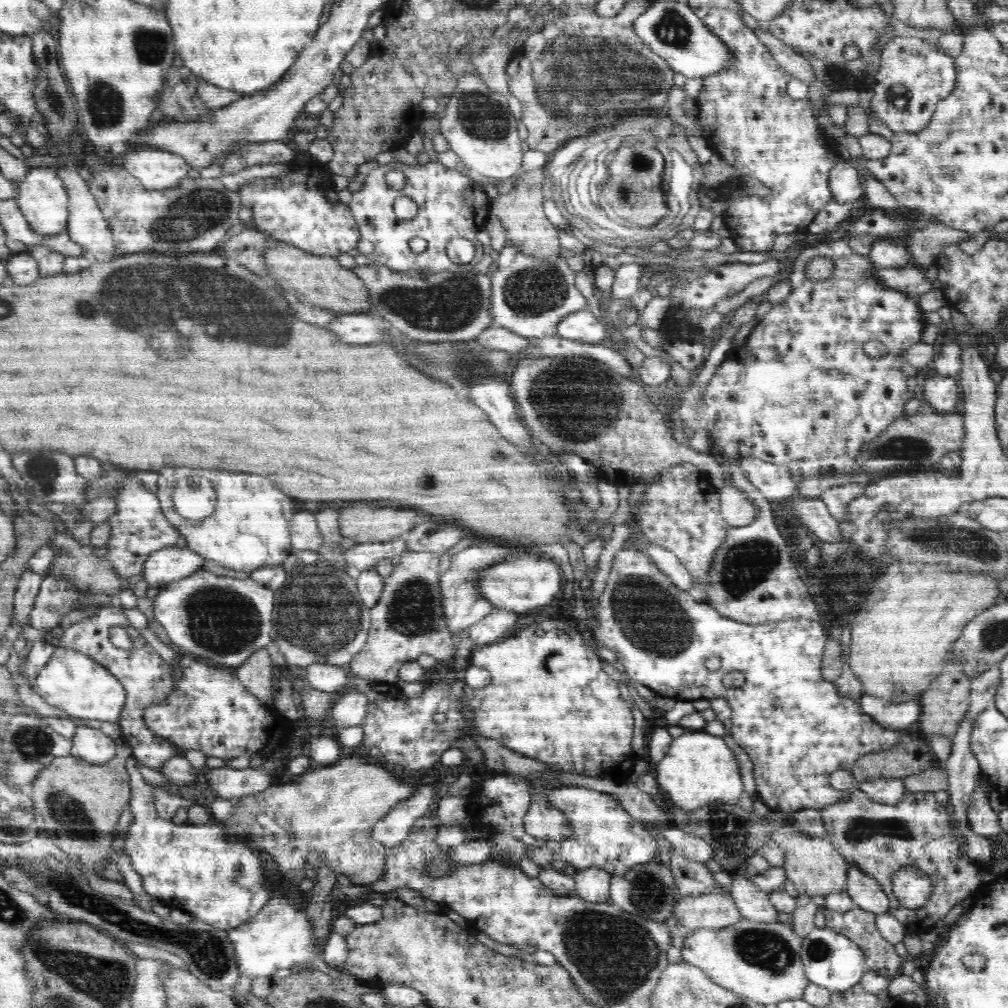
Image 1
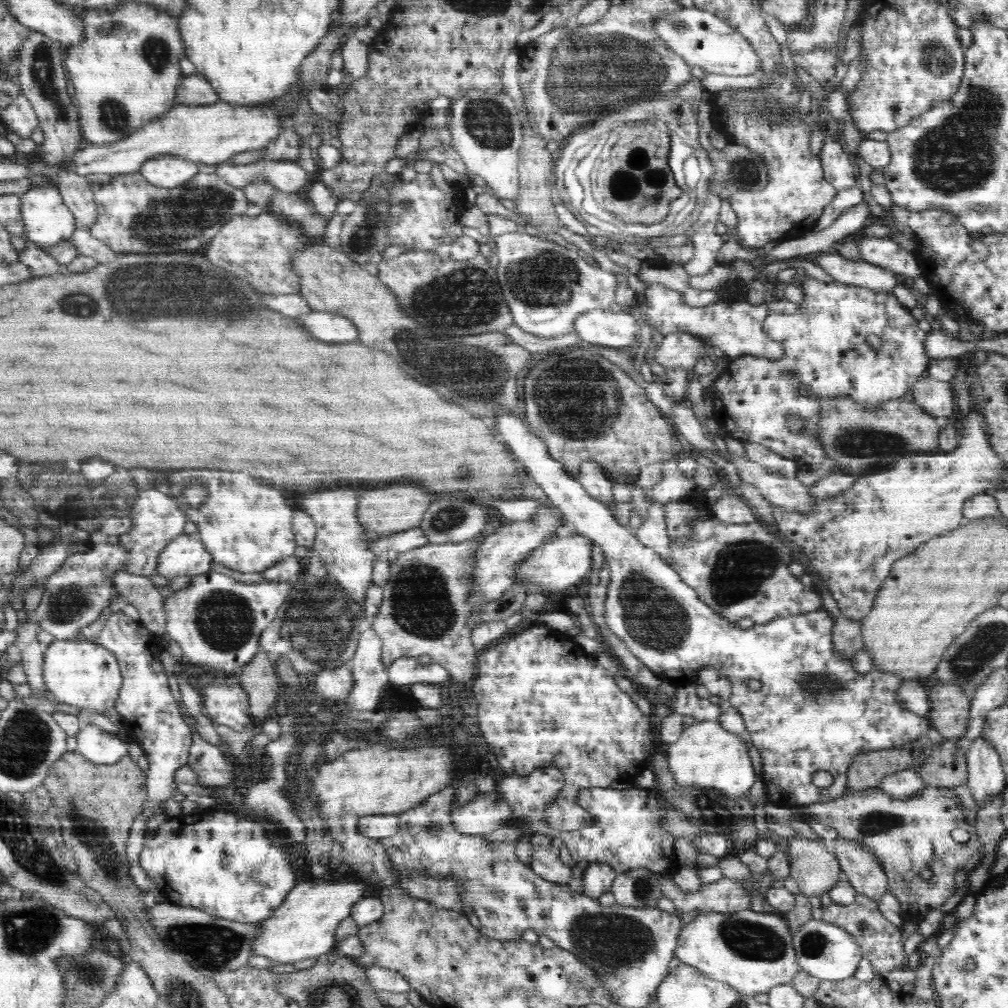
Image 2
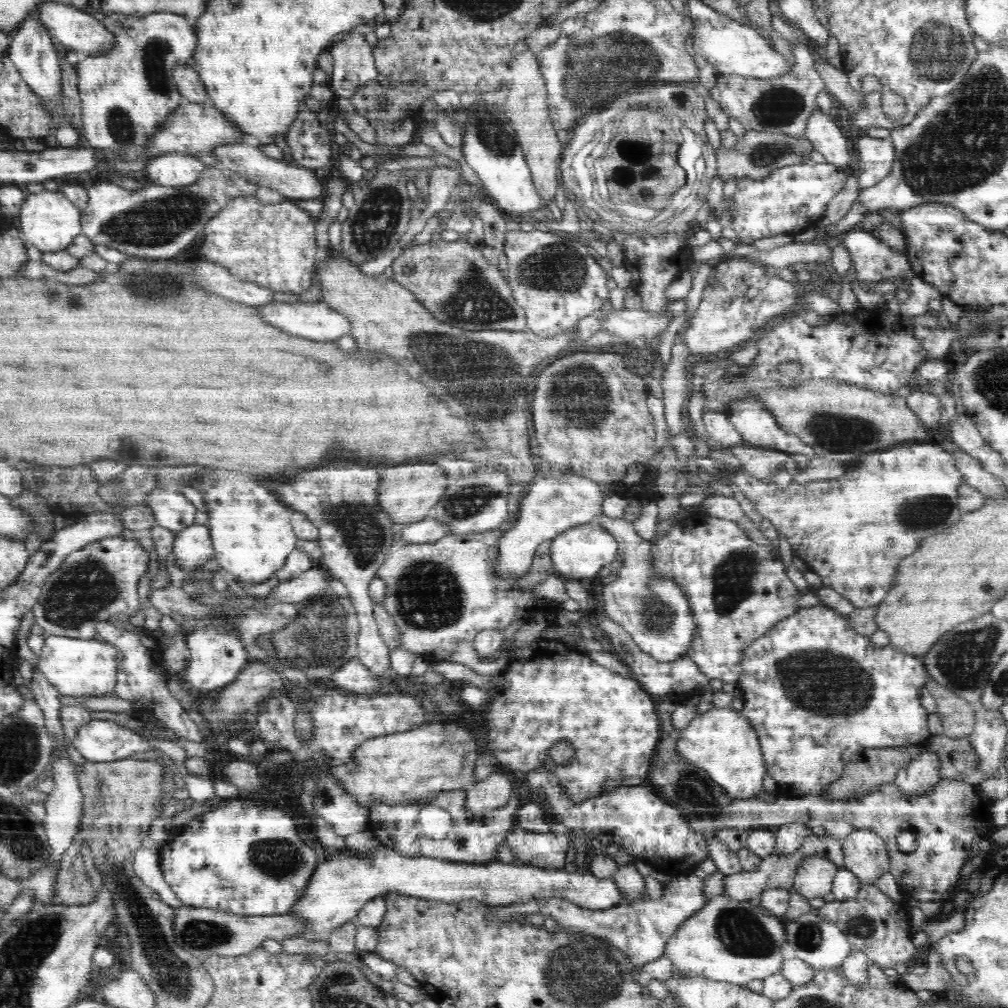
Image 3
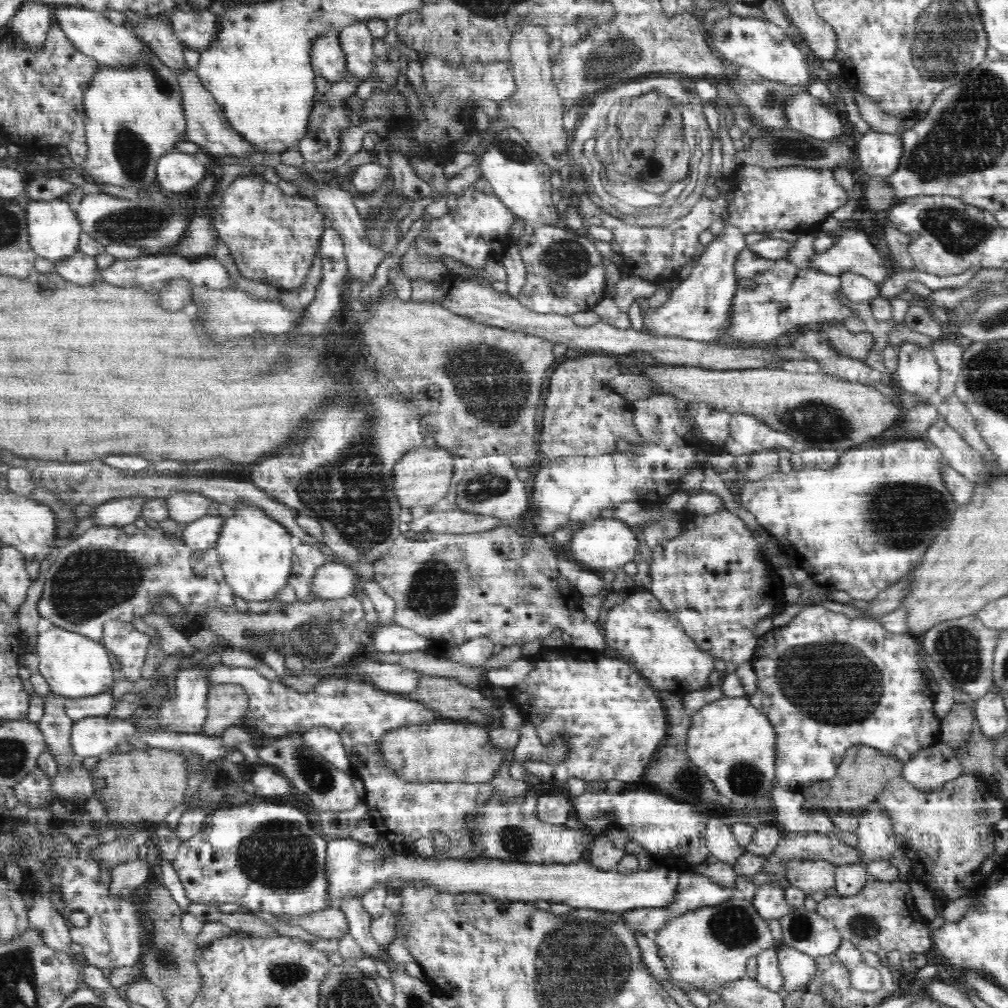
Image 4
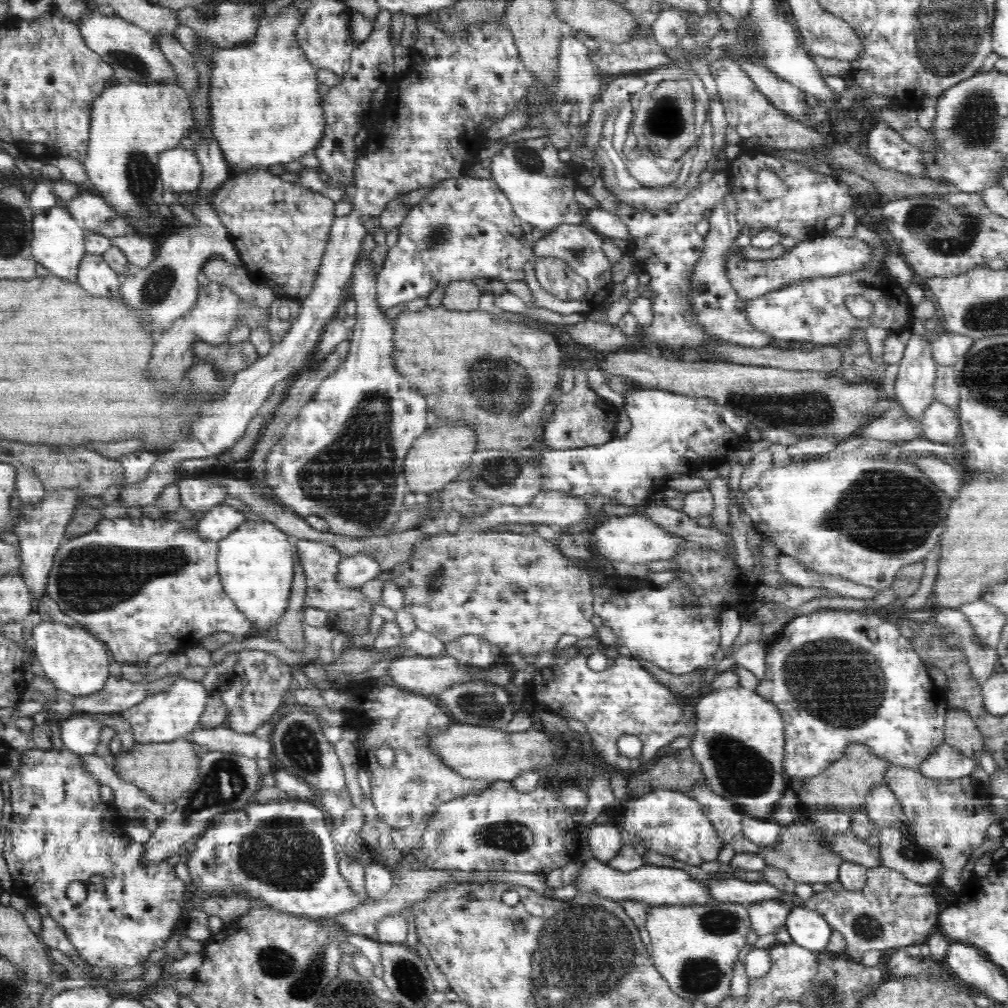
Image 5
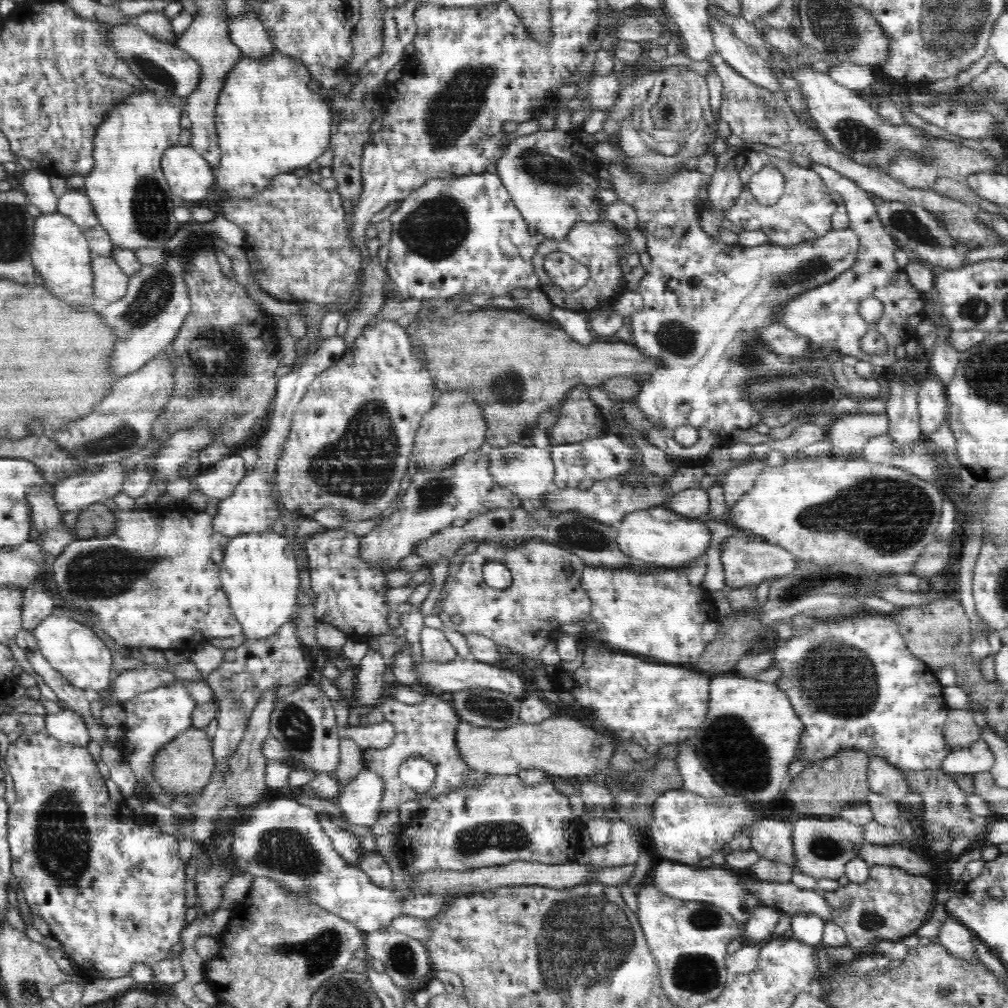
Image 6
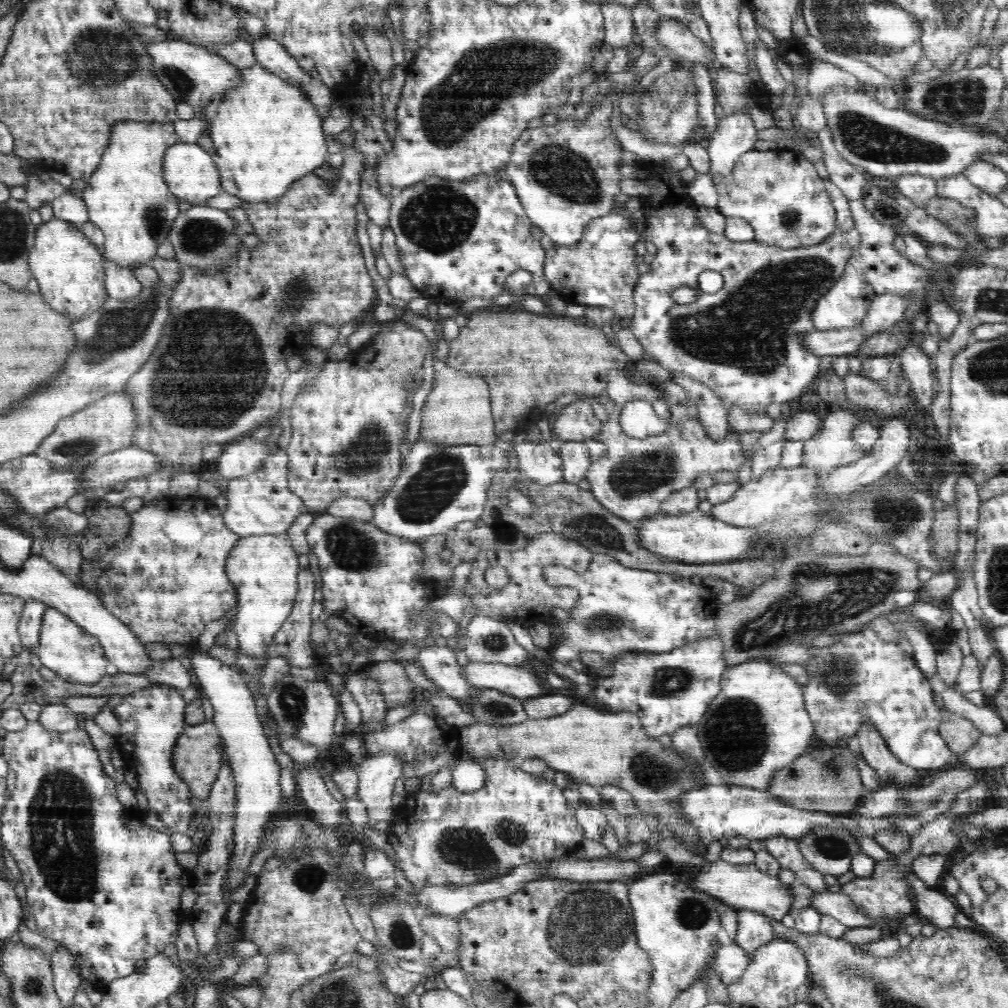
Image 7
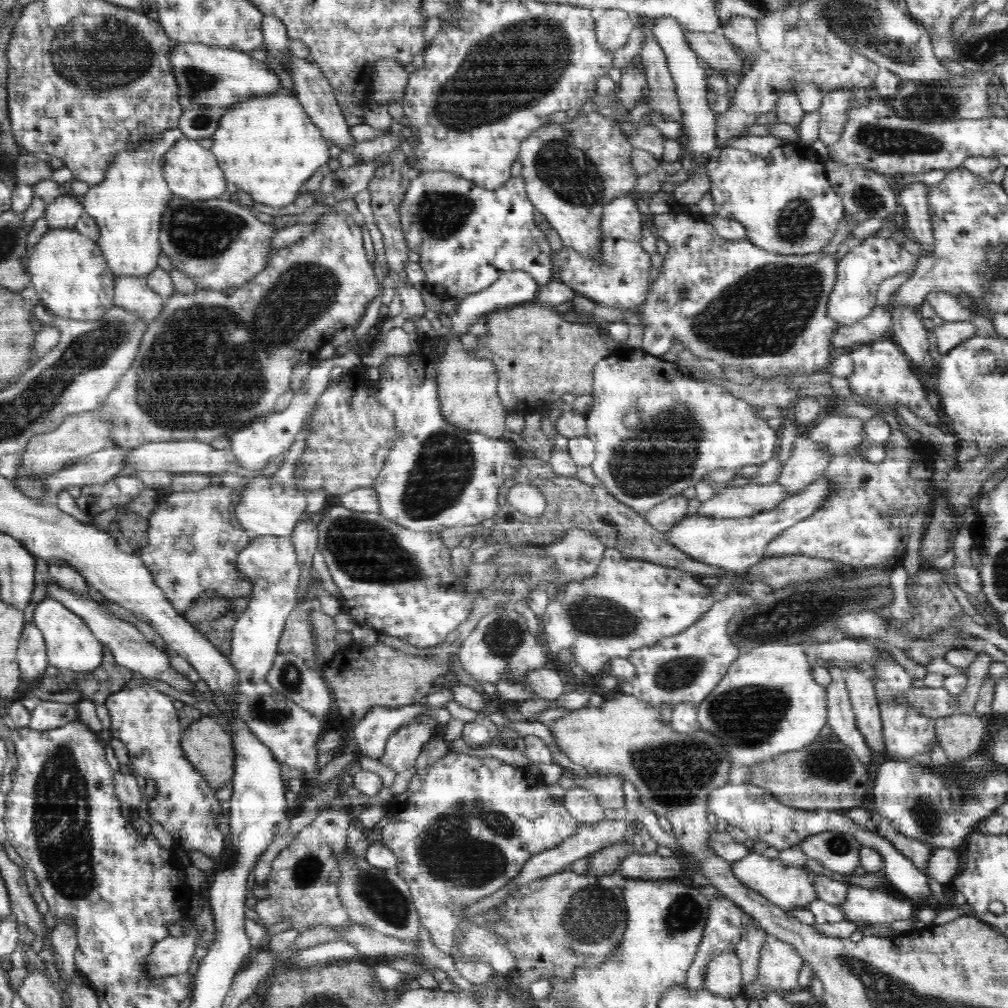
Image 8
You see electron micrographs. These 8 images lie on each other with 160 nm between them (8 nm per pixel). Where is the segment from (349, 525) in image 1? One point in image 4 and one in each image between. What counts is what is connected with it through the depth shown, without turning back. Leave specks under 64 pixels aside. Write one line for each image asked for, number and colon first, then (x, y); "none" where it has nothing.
2: (399, 507)
3: (407, 493)
4: (423, 476)

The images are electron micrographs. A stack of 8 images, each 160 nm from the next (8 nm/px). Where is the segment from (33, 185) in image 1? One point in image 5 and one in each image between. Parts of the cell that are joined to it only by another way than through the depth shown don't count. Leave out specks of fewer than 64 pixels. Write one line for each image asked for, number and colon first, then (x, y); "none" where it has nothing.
2: (47, 221)
3: (48, 220)
4: (54, 230)
5: (58, 244)

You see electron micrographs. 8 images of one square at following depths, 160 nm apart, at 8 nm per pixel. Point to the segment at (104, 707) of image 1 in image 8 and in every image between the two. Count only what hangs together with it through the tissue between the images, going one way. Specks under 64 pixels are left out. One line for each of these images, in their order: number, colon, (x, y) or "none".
2: (78, 672)
3: (75, 667)
4: (74, 666)
5: (74, 661)
6: (74, 650)
7: (74, 655)
8: (70, 644)

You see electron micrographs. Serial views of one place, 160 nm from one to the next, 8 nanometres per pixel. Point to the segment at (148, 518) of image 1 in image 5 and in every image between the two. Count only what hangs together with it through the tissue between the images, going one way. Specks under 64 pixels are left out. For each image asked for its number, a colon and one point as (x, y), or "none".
2: (155, 517)
3: (171, 510)
4: (186, 507)
5: (196, 494)

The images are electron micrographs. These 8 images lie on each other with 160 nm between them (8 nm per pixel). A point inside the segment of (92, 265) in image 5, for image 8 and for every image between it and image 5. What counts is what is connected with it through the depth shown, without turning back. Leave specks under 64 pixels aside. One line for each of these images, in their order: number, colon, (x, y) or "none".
6: (110, 283)
7: (120, 283)
8: (131, 293)

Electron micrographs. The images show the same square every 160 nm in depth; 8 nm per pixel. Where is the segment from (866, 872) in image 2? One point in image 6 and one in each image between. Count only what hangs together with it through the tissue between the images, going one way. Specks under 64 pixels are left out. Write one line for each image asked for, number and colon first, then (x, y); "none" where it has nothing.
3: (864, 853)
4: (874, 834)
5: (882, 807)
6: (885, 779)

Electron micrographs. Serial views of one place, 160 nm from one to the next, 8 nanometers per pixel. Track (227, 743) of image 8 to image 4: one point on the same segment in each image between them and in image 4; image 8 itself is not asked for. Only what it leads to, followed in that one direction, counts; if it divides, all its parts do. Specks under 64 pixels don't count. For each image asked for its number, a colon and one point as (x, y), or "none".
4: (138, 789)
5: (163, 771)
6: (185, 765)
7: (198, 755)

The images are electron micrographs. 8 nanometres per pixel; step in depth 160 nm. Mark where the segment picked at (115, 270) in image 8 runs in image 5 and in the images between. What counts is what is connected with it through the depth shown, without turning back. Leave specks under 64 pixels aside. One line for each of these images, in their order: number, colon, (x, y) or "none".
5: (132, 124)
6: (130, 195)
7: (127, 197)

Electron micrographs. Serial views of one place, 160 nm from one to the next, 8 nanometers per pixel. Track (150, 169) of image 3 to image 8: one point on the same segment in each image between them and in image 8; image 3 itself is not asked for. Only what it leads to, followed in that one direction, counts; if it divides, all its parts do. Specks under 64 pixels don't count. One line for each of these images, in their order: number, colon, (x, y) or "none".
4: (177, 172)
5: (180, 171)
6: (189, 175)
7: (190, 172)
8: (191, 172)

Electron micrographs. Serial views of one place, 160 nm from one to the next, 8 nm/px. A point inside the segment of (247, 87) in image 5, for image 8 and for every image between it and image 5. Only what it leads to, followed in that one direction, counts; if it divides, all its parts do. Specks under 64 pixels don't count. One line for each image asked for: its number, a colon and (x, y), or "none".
6: (270, 119)
7: (267, 133)
8: (268, 146)

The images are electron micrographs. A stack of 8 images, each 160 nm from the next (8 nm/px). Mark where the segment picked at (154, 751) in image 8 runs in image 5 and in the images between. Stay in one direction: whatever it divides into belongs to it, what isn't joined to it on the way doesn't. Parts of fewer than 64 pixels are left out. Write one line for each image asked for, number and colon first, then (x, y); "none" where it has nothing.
5: (175, 712)
6: (154, 718)
7: (151, 719)

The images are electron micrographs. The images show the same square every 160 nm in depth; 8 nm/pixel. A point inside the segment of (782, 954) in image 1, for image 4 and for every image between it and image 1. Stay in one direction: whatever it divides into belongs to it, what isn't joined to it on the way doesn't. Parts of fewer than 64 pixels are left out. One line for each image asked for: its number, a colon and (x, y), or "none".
2: (751, 951)
3: (730, 941)
4: (706, 947)

